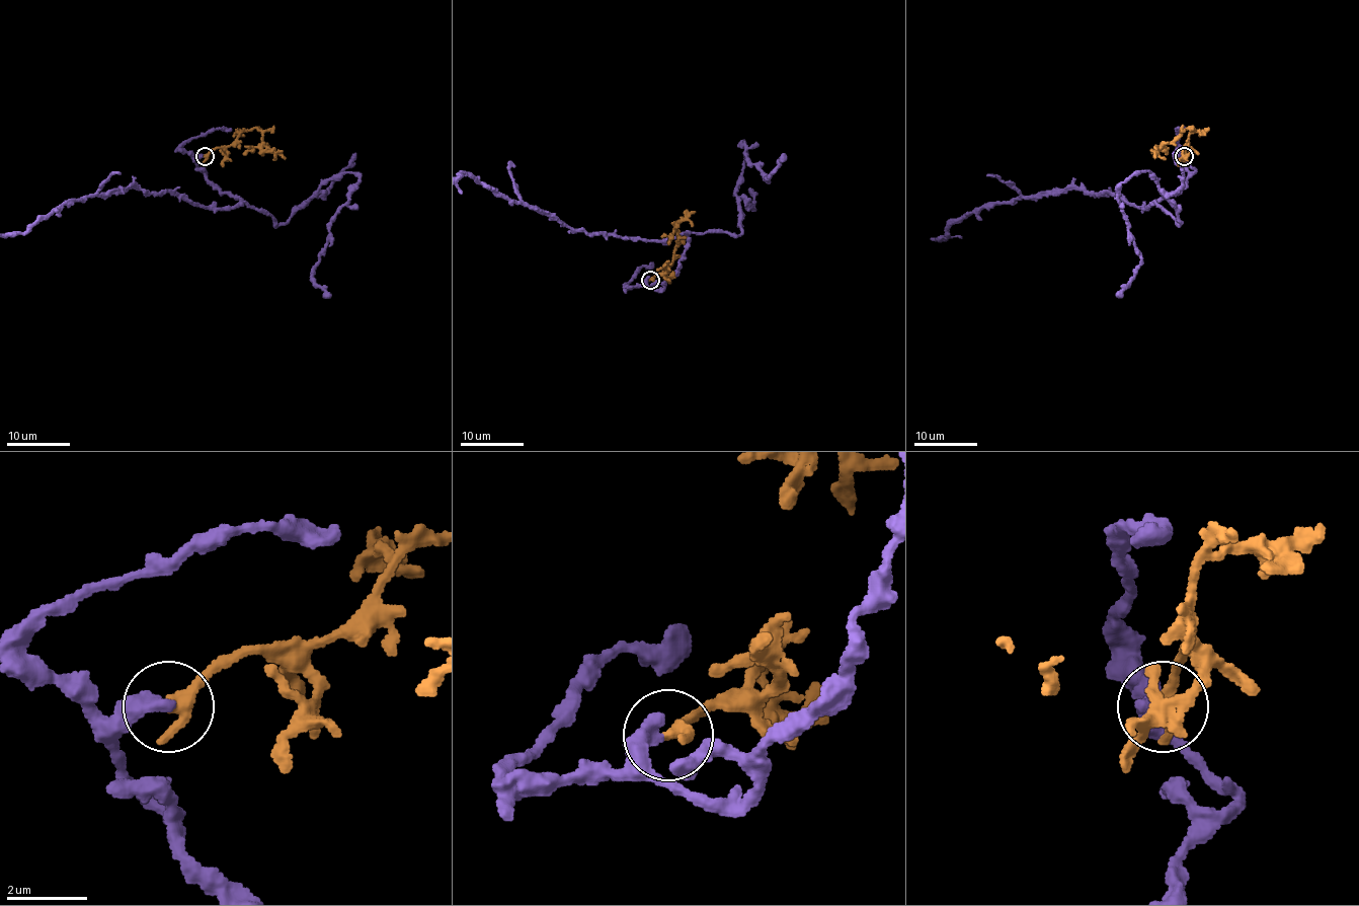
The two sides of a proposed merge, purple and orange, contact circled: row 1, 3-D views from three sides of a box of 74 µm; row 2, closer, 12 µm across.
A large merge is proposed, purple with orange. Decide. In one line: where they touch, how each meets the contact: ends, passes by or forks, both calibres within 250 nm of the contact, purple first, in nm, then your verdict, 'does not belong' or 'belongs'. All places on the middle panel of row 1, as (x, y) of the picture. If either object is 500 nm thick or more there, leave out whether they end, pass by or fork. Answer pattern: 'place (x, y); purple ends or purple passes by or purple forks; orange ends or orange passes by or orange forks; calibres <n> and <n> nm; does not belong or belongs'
place (650, 280); purple ends; orange passes by; calibres 460 and 280 nm; does not belong

